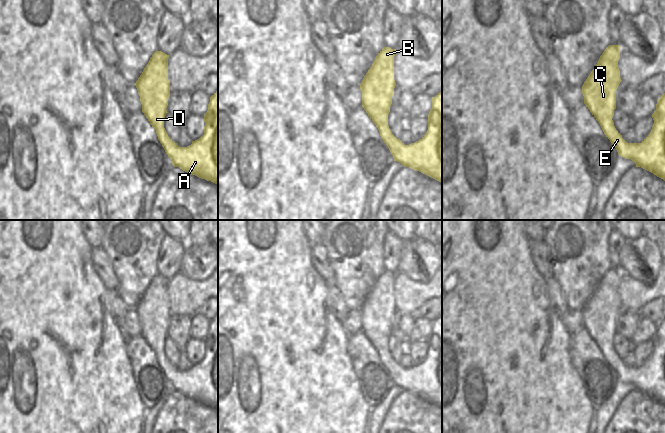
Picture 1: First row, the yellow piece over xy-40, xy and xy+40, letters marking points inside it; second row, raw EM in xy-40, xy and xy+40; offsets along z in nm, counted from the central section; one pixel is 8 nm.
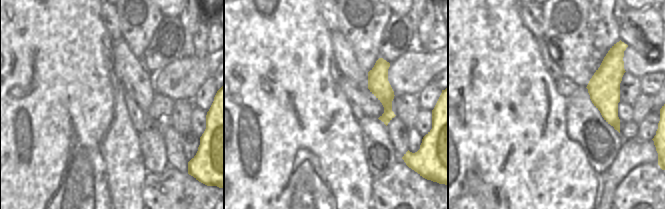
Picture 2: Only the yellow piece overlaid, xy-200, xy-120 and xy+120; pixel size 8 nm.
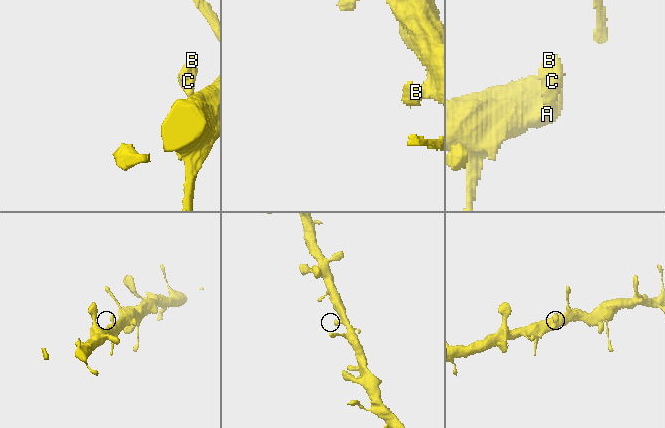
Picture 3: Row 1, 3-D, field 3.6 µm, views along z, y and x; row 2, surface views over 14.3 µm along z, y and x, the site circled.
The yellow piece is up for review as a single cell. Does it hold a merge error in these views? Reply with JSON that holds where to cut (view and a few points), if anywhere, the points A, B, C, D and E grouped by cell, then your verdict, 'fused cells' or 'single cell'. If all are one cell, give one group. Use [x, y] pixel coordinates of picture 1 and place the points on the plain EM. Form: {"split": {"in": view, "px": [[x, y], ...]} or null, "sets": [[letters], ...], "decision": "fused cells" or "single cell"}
{"split": null, "sets": [["A", "B", "C", "D", "E"]], "decision": "single cell"}

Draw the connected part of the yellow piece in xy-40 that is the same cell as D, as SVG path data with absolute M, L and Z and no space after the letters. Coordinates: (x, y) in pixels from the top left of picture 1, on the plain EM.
M155 275L134 308L140 320L142 336L156 354L158 364L174 391L218 409L218 315L210 321L204 339L204 358L191 369L179 371L164 352L170 320L168 282L169 279Z

